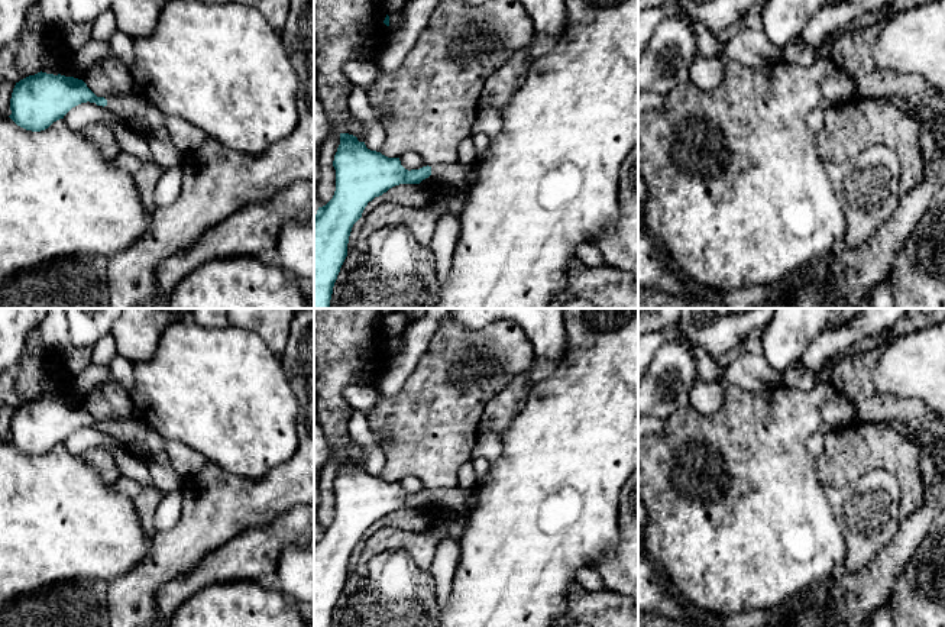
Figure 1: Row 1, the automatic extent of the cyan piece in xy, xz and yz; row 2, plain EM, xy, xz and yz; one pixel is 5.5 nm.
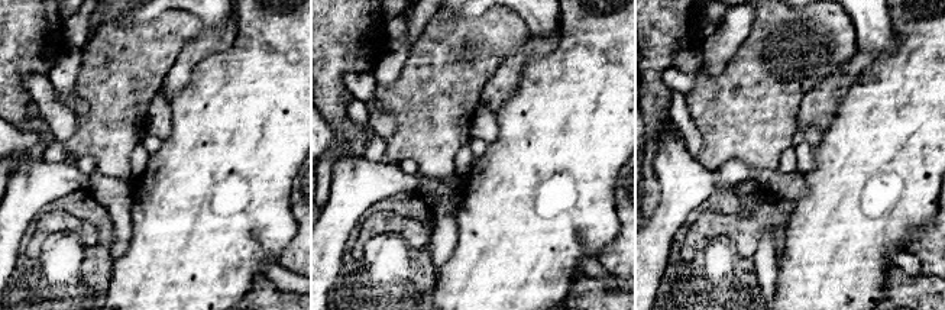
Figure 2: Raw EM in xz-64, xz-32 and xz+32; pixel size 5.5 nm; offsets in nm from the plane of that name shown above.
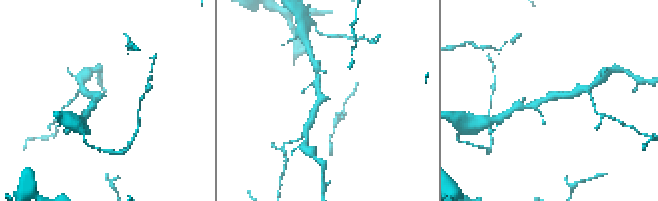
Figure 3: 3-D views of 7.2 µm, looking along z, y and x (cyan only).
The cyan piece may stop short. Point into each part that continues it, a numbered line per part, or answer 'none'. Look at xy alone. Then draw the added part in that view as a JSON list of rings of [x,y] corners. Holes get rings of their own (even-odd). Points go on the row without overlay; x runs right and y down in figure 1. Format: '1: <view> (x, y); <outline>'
1: xy (133, 429); [[[136,417],[123,423],[109,424],[107,432],[127,446],[133,440],[142,440],[149,446],[152,453],[164,449],[164,439],[145,421]]]

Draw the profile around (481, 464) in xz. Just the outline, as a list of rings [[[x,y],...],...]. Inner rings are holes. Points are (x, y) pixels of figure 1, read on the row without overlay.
[[[480,456],[480,458],[472,459],[472,462],[475,465],[478,482],[483,482],[488,478],[491,460]]]

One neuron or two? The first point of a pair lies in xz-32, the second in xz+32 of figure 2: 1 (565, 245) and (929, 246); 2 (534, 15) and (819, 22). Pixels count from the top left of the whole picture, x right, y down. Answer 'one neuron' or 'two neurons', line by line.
1: two neurons
2: two neurons

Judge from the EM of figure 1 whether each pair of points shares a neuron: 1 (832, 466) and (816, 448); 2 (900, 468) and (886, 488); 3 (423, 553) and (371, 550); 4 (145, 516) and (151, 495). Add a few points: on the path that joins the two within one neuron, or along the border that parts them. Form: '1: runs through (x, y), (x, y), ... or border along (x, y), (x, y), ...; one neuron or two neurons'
1: border along (825, 433), (822, 453), (816, 461); two neurons
2: border along (861, 475), (889, 471), (900, 508); two neurons
3: runs through (410, 542), (384, 542); one neuron
4: runs through (145, 511), (146, 500); one neuron

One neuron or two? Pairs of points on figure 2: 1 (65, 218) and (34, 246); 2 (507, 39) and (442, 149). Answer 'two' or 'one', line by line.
1: one
2: one

